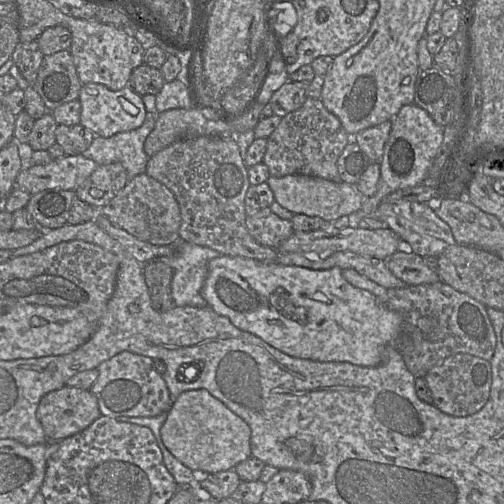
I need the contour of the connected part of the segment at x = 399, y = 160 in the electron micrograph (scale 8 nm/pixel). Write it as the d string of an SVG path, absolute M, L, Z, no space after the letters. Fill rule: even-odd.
M415 103L402 106L391 121L392 128L379 162L381 172L377 191L373 196L364 198L359 210L348 215L350 227L357 228L359 221L364 217L369 217L369 214L374 212L390 193L421 184L443 142L443 127Z

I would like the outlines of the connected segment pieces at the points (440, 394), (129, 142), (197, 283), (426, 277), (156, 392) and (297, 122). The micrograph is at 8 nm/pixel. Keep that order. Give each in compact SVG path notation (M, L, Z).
M455 354L432 367L424 376L433 405L440 411L455 417L464 417L478 412L490 396L492 369L489 361L471 354Z
M156 95L141 96L146 108L143 124L133 130L116 133L110 137L95 136L82 155L98 165L121 163L127 172L127 183L135 176L146 173L149 156L144 152L144 142L153 130L159 112L156 109Z
M183 240L170 245L176 245L174 255L159 259L173 269L171 295L175 306L207 305L202 289L208 275L208 264L221 253Z
M396 251L384 259L389 270L407 285L430 284L440 281L437 271L430 269L423 257L414 252Z
M124 351L102 362L97 367L97 371L98 378L90 391L97 398L100 413L104 416L113 418L120 416L155 417L164 412L168 412L172 405L170 393L163 377L155 369L153 359L147 356Z
M307 97L300 108L282 117L278 127L267 138L262 162L271 176L303 174L341 182L337 159L350 140L351 136L338 117L326 109L322 100Z

